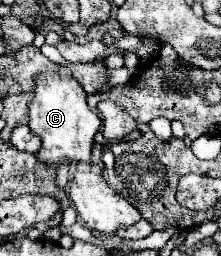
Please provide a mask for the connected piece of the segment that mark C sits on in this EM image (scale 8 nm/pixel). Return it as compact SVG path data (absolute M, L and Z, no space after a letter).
M67 62L57 64L57 70L45 70L35 76L33 98L29 102L29 128L43 140L39 160L55 166L61 158L69 158L71 162L89 162L93 136L99 126L101 118L87 106L87 92L81 88Z

